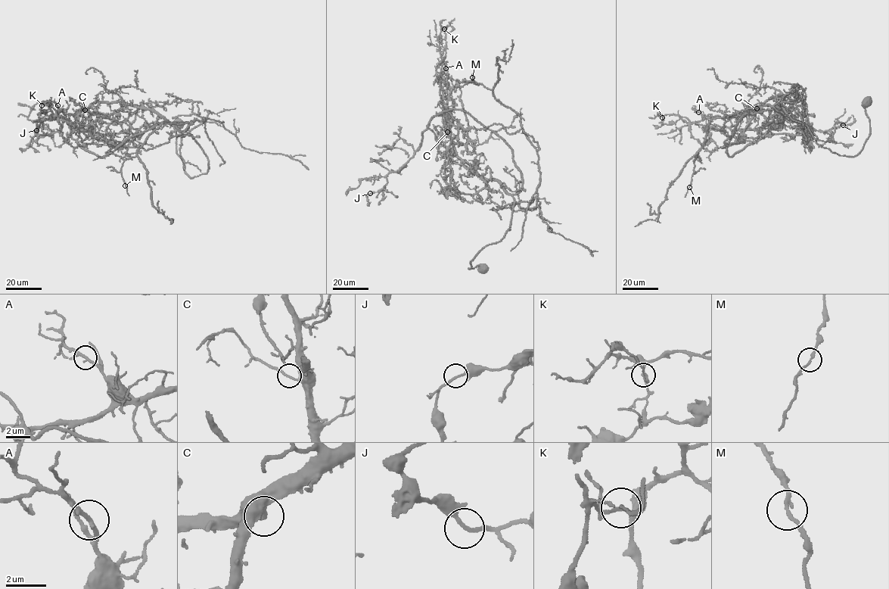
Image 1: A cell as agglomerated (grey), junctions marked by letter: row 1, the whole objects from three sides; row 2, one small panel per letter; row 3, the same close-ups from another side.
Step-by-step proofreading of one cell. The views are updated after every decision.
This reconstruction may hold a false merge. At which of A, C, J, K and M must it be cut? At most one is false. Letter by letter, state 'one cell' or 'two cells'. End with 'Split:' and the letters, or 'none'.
A: one cell
C: one cell
J: one cell
K: two cells
M: one cell
Split: K

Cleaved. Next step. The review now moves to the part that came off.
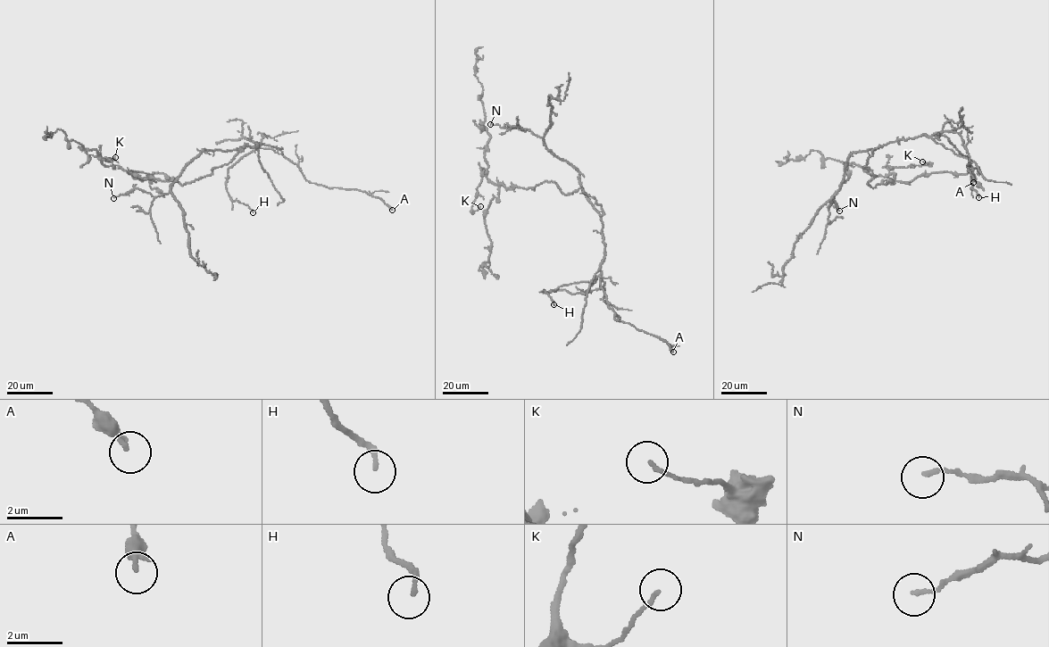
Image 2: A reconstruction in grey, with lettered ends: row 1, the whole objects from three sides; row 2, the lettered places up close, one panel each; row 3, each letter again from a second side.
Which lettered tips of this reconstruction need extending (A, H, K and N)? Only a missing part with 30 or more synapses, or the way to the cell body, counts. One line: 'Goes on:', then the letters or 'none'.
Goes on: none

